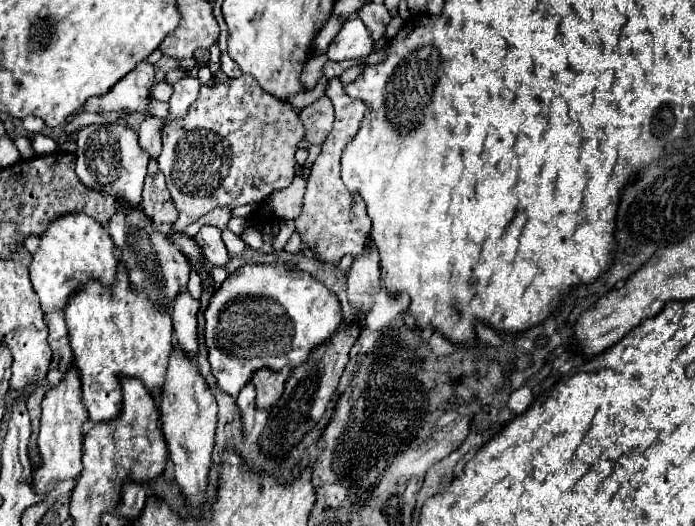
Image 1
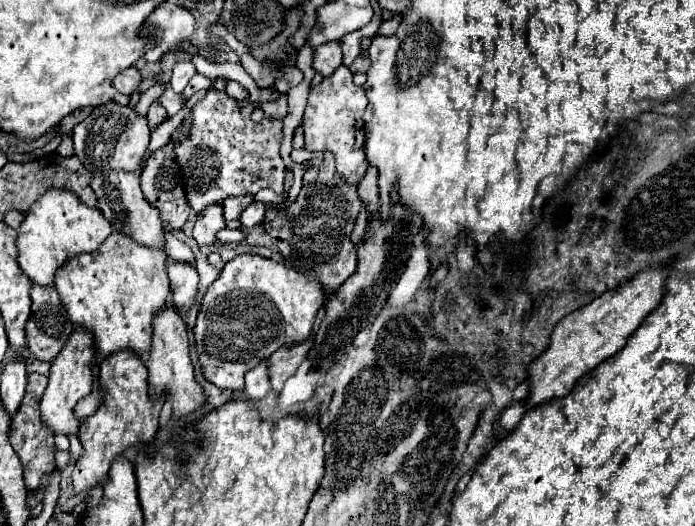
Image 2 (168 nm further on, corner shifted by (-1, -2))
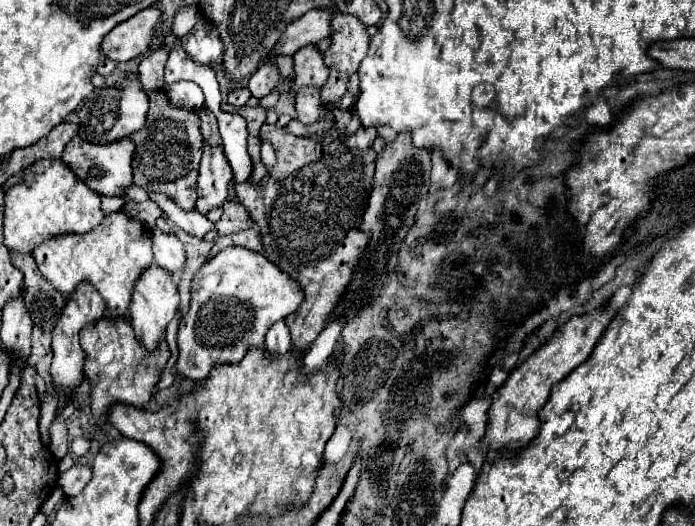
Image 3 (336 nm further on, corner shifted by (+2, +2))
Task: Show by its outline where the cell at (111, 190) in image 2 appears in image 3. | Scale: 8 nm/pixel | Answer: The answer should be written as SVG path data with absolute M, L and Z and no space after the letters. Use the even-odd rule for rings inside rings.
M73 137L71 143L65 147L61 159L65 165L71 167L71 171L81 181L85 181L99 195L123 195L125 187L133 183L131 159L135 145L129 137L125 141L113 141L113 143L115 145L93 145L89 141L81 141L81 137Z

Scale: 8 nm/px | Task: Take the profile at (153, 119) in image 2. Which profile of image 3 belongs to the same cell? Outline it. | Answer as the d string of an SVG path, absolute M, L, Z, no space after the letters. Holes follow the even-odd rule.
M157 47L149 55L143 57L139 63L139 75L141 75L141 85L149 93L153 89L161 89L165 85L163 81L163 71L165 71L165 61L167 61L167 49Z

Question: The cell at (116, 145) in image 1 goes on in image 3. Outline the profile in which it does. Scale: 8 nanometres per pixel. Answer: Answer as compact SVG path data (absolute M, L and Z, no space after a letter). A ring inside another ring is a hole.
M129 73L119 85L95 89L79 111L79 137L93 143L113 143L131 133L139 131L145 125L145 113L149 109L147 93L141 89L137 73Z

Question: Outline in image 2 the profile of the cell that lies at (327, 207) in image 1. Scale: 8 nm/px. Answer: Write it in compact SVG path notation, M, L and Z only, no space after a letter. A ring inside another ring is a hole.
M340 65L332 77L324 77L322 83L310 89L308 105L304 111L304 137L310 151L330 151L336 157L336 173L348 183L360 183L366 175L368 161L364 155L364 109L368 101L362 87L352 83L352 71Z

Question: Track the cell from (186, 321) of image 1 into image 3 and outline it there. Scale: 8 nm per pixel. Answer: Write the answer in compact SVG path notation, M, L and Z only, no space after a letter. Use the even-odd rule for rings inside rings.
M151 229L151 241L153 241L153 253L155 253L155 265L177 271L185 265L185 249L183 243L173 233L163 233L161 229Z

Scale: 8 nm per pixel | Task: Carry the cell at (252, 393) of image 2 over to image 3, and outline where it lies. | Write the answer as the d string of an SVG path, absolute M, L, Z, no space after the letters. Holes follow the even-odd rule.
M285 319L273 323L265 335L265 349L277 357L287 351L291 351L291 337L289 337L289 327L285 325Z

